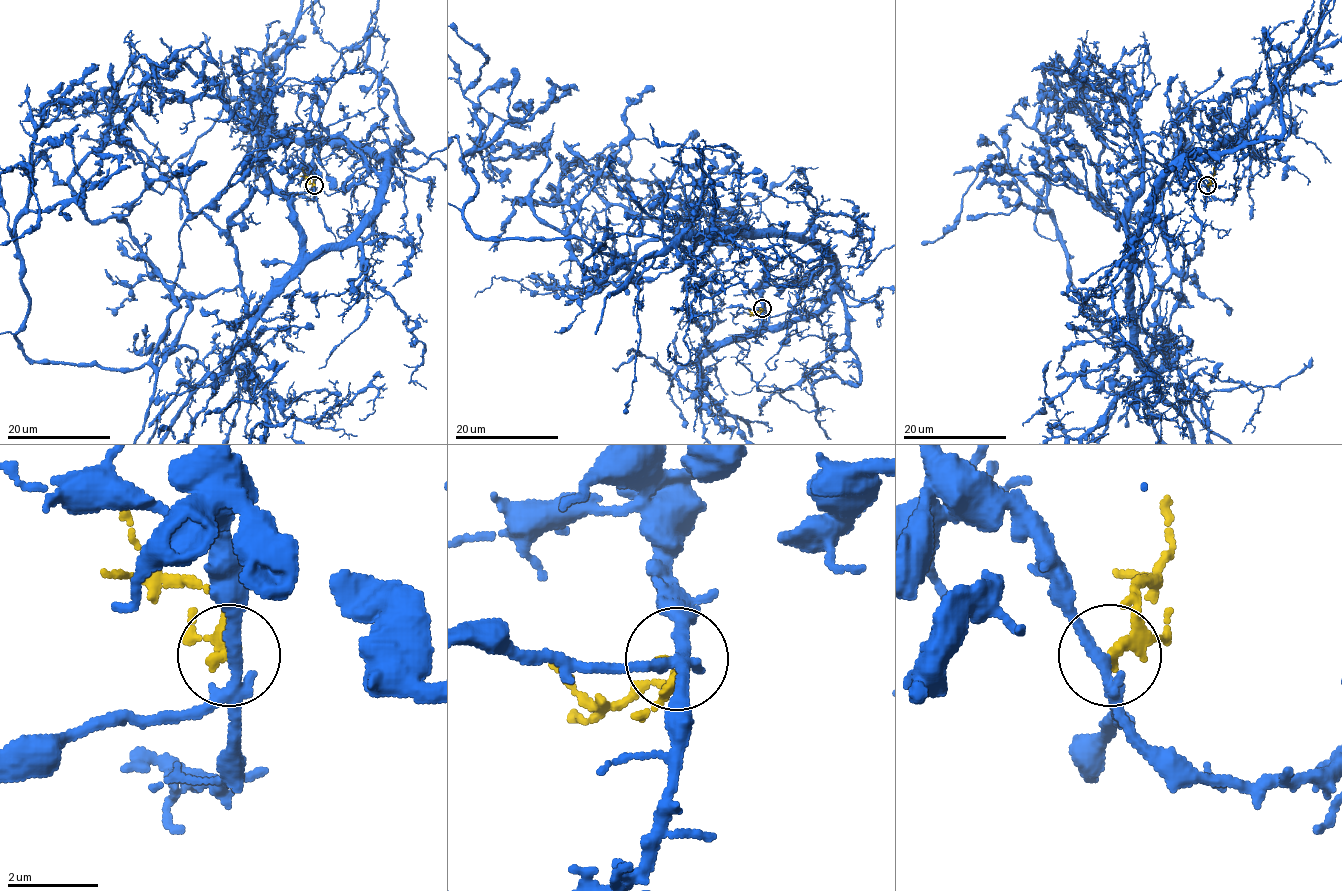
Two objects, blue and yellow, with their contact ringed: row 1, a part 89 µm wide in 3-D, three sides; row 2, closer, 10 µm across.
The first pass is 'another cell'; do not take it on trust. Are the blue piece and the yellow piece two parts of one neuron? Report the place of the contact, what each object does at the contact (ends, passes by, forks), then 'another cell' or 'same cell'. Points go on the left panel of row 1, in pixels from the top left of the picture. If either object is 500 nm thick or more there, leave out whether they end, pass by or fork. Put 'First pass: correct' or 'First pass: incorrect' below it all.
at (314, 185); blue passes by; yellow passes by; same cell
First pass: incorrect

